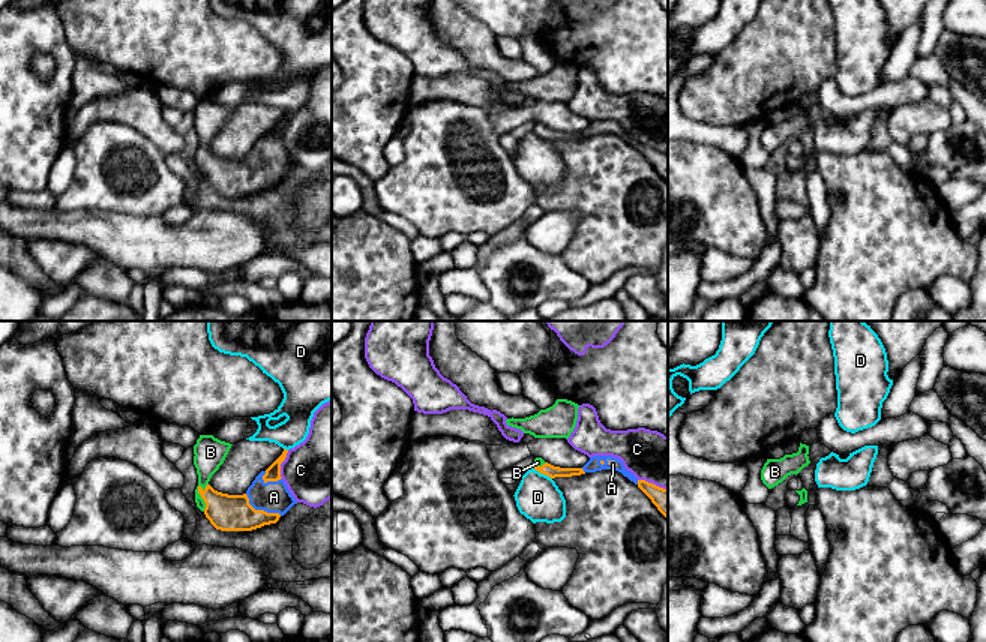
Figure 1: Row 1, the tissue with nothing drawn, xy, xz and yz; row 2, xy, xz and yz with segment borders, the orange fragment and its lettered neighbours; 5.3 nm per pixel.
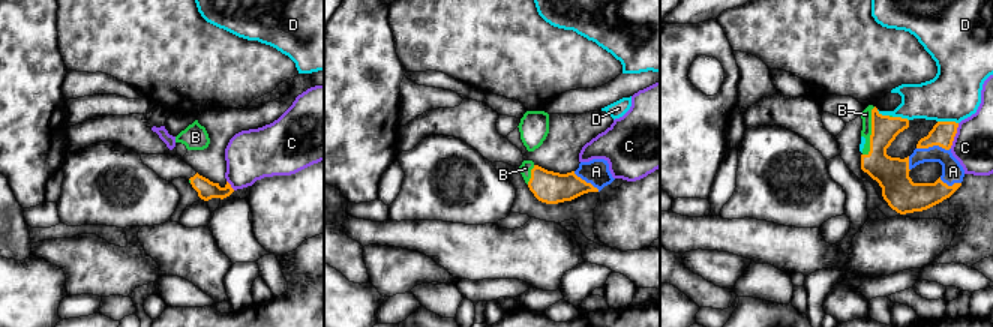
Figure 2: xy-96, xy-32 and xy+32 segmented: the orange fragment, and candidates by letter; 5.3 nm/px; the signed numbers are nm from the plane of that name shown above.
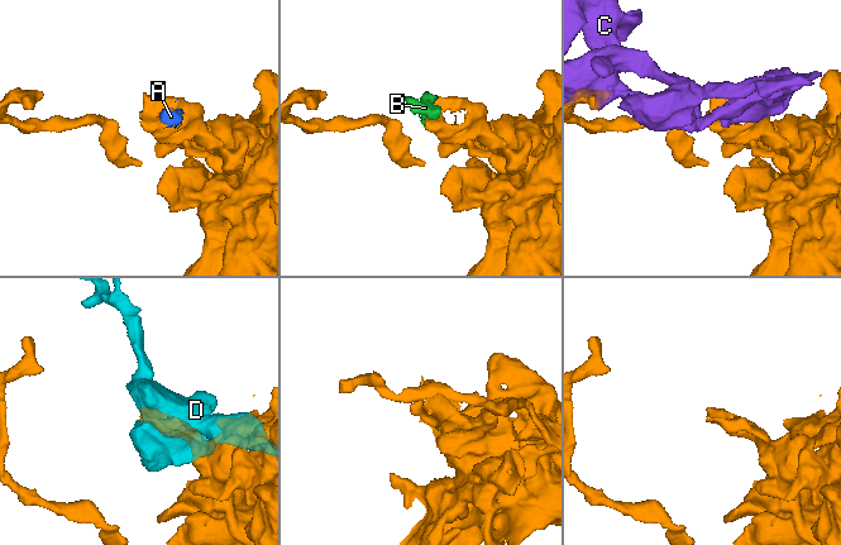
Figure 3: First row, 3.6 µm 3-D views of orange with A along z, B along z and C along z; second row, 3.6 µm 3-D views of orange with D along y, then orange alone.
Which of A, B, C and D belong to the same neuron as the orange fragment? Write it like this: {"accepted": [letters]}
{"accepted": ["A", "B"]}

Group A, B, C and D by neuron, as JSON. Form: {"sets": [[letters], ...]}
{"sets": [["A", "B"], ["C"], ["D"]]}

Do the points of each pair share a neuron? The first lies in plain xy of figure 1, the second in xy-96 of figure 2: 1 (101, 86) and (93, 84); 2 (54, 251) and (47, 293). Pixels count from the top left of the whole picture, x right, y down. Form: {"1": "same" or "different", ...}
{"1": "different", "2": "different"}

